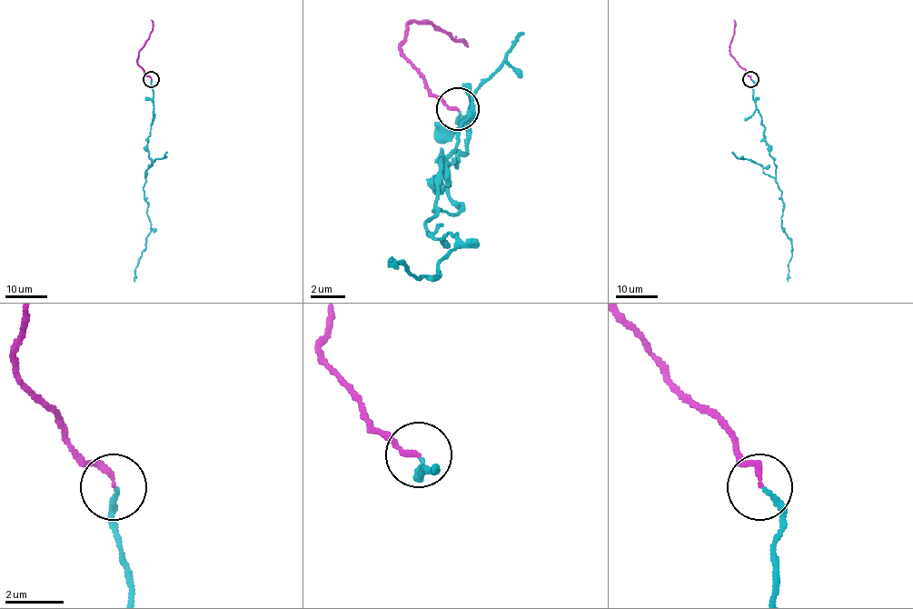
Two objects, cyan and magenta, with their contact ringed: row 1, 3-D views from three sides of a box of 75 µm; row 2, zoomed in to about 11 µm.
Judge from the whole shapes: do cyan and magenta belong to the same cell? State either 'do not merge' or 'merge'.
merge

